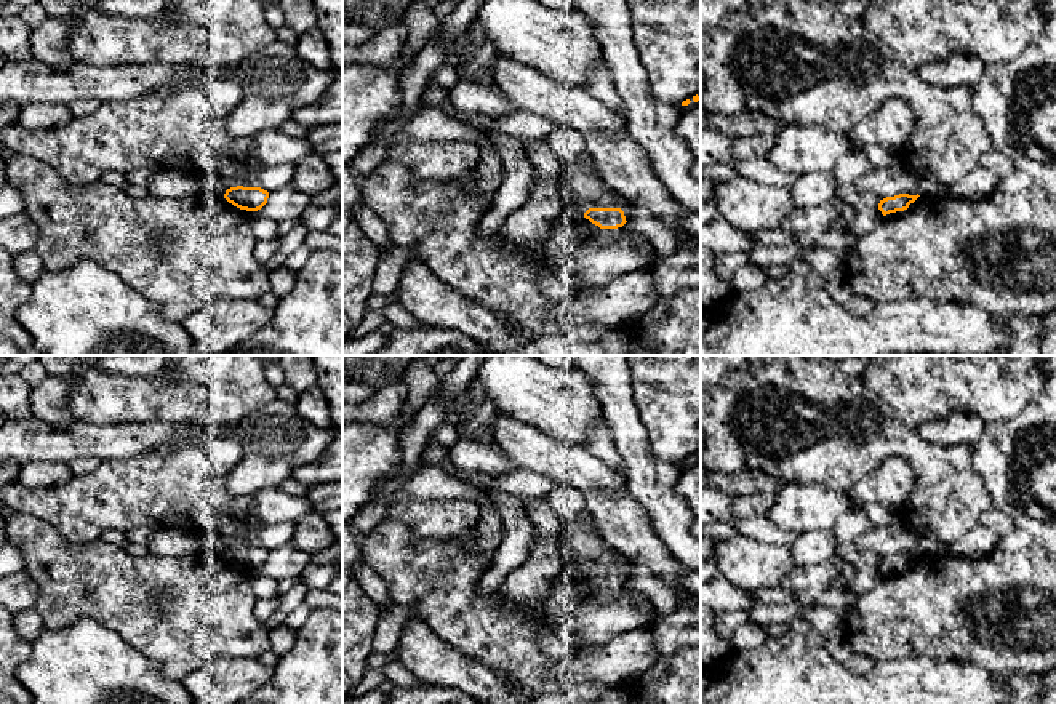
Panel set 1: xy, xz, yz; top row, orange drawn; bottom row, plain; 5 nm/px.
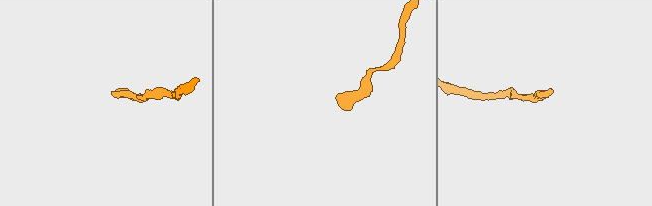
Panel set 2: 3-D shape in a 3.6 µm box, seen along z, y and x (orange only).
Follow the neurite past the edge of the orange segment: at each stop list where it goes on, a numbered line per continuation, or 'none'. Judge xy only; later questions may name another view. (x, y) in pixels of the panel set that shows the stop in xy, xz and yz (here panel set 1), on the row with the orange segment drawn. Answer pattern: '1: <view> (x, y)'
none

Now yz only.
none

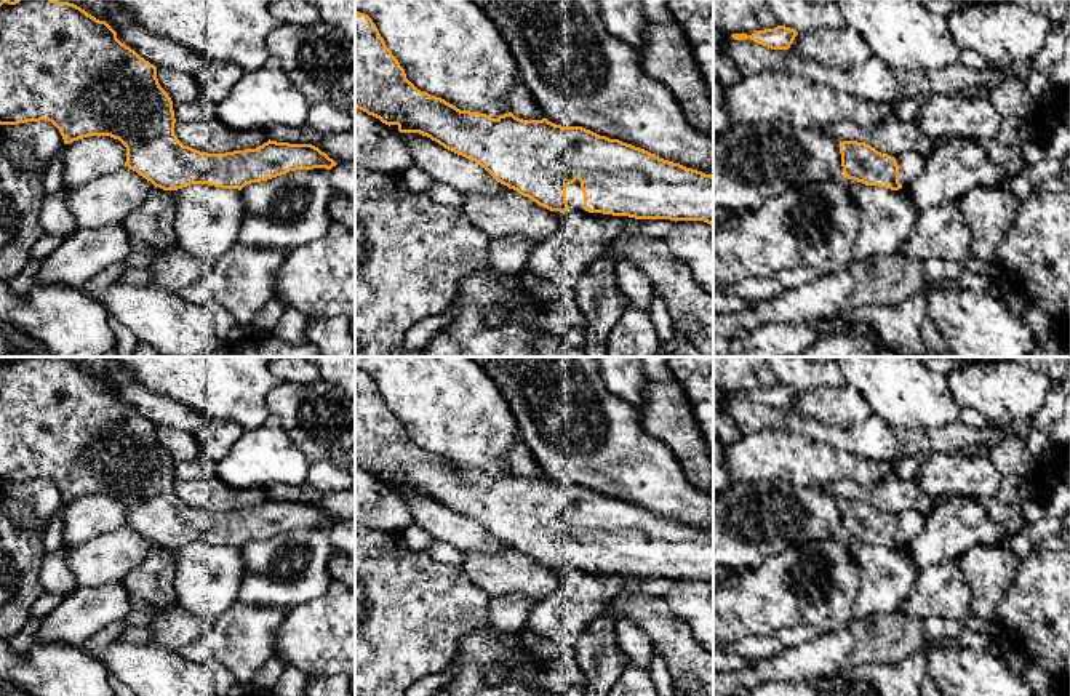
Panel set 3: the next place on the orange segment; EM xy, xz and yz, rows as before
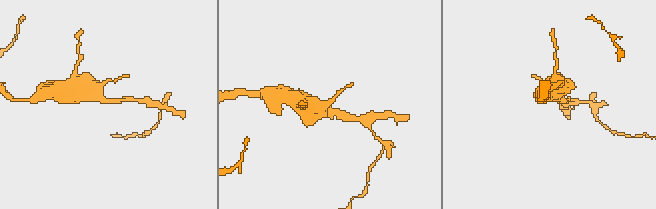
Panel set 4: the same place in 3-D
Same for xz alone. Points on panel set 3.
1: xz (574, 197)

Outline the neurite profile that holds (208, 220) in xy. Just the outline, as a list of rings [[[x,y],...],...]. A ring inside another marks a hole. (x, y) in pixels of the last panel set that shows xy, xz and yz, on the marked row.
[[[190,184],[174,190],[178,203],[174,234],[179,248],[211,267],[238,243],[243,200],[238,189]]]

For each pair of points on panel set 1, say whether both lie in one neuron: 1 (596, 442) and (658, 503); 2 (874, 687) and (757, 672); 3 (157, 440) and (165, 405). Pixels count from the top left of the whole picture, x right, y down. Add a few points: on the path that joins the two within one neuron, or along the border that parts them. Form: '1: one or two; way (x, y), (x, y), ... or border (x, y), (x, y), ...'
1: two; border (610, 436), (626, 474)
2: one; way (845, 687), (786, 687)
3: two; border (122, 423), (192, 423), (197, 428)

